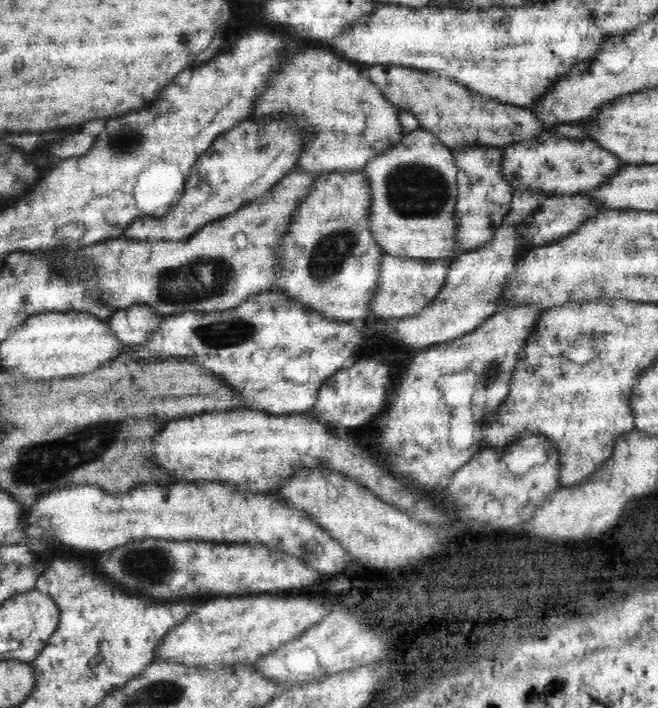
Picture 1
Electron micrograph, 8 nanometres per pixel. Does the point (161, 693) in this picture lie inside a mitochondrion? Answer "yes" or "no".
yes

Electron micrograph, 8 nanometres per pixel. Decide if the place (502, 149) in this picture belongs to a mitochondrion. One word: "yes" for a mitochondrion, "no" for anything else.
no

